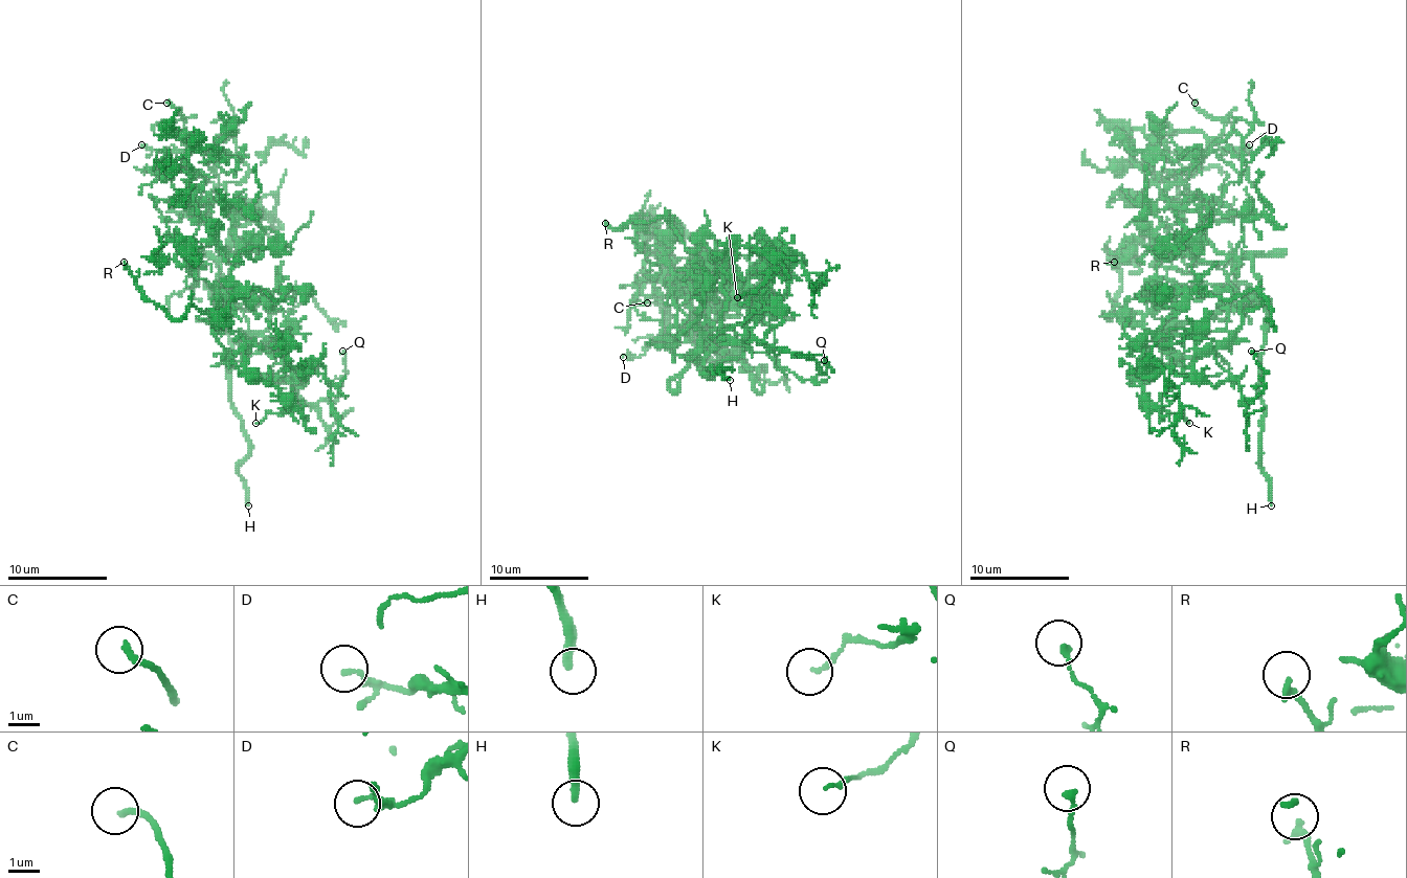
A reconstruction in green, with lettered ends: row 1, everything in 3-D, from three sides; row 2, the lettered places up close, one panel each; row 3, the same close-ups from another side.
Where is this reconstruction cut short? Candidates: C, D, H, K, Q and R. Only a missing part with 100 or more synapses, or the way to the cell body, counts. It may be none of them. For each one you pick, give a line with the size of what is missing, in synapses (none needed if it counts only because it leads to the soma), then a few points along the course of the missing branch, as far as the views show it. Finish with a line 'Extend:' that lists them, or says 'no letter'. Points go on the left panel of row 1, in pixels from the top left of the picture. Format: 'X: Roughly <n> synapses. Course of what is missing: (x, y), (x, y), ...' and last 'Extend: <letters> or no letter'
C: Roughly 180 synapses. Course of what is missing: (166, 103), (183, 88), (188, 99), (188, 20), (226, 38)
Extend: C, H

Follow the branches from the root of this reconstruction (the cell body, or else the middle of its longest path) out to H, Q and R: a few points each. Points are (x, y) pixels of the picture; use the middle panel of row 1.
H: (699, 337), (705, 344), (705, 367), (710, 375), (710, 367), (714, 373), (730, 369), (719, 369), (730, 380)
Q: (699, 337), (705, 357), (714, 337), (744, 340), (754, 320), (759, 342), (811, 357), (822, 373), (824, 360)
R: (699, 337), (705, 357), (722, 324), (737, 337), (705, 317), (710, 285), (677, 230), (663, 218), (605, 223)

